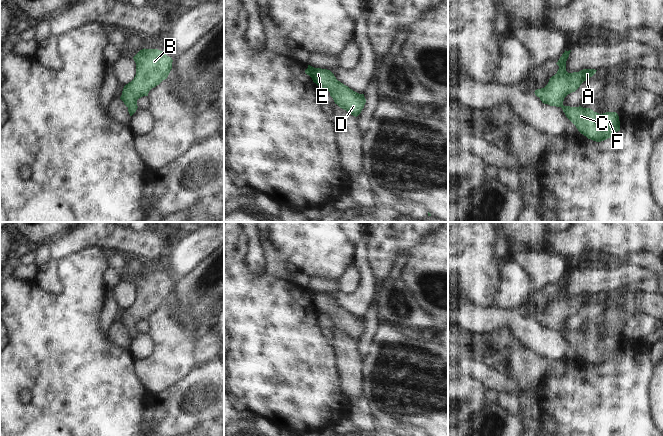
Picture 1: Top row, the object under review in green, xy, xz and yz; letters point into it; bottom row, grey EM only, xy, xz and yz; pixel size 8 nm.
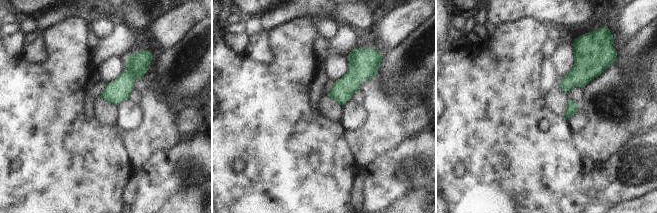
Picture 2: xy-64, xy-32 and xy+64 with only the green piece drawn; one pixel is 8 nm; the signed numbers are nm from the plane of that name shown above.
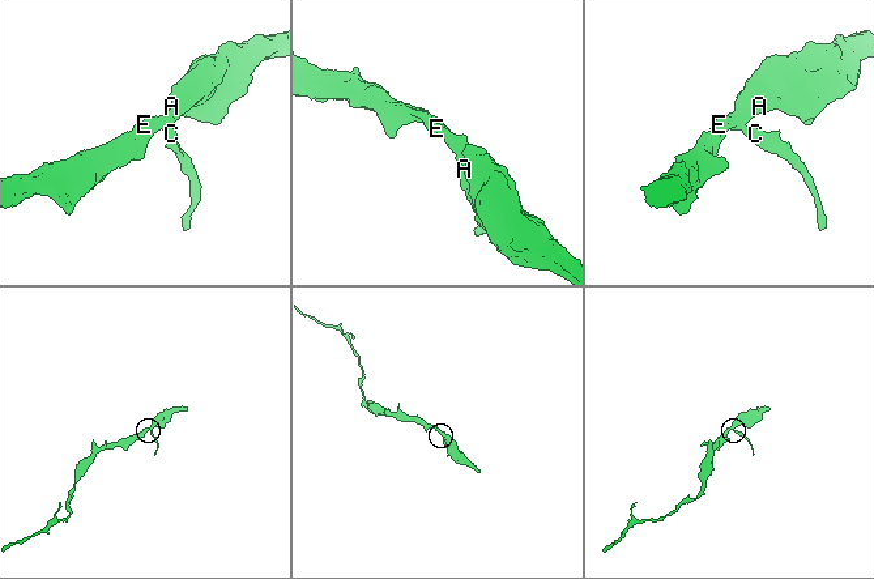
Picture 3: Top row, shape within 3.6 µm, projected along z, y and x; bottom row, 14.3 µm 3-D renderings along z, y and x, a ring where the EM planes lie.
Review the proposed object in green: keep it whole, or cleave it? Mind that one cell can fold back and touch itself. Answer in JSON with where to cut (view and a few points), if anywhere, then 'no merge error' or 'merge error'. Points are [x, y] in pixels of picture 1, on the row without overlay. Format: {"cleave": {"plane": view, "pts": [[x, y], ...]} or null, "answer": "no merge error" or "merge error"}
{"cleave": null, "answer": "no merge error"}

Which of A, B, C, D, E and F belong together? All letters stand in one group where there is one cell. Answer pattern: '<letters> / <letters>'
A B C D E F

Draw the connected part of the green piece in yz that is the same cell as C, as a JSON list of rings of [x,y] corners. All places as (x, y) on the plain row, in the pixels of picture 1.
[[[565,274],[556,287],[559,290],[557,297],[549,303],[544,312],[537,313],[534,317],[542,327],[561,331],[566,341],[588,363],[596,366],[604,365],[620,355],[619,340],[616,336],[599,338],[590,332],[563,329],[564,322],[575,316],[584,305],[592,301],[597,295],[595,293],[583,293],[579,296],[568,297],[566,285],[570,276],[571,274]]]

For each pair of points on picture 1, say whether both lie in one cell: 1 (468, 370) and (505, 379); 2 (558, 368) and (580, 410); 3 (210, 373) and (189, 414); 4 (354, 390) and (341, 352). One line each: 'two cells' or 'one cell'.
1: one cell
2: two cells
3: one cell
4: one cell

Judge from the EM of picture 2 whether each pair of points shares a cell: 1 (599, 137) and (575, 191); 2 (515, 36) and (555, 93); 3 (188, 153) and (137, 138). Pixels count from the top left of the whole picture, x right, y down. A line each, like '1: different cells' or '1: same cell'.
1: different cells
2: different cells
3: different cells

